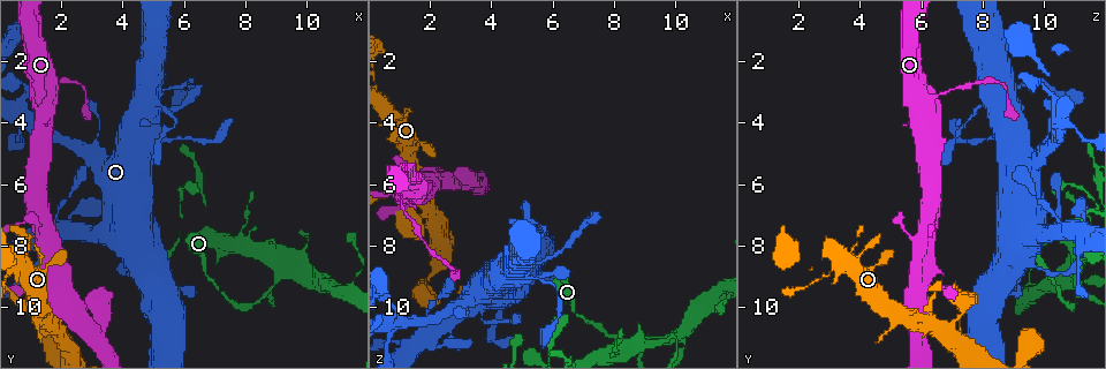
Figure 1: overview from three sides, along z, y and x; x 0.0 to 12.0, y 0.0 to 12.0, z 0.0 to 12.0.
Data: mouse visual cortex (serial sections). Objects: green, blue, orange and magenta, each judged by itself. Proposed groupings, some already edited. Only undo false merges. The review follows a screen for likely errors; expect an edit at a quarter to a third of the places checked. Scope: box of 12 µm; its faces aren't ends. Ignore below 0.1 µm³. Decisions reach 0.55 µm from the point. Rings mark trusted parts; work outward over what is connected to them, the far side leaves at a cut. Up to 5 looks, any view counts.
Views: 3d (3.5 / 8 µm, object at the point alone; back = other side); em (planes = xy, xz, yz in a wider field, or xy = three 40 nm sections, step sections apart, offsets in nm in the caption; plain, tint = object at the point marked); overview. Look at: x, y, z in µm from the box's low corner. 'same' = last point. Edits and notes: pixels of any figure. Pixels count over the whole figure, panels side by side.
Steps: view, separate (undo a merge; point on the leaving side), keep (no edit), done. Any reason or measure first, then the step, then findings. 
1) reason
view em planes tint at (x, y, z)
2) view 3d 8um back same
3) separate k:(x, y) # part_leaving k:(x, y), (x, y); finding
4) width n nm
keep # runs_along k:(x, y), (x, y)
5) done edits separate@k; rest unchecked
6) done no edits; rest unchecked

thin neck
view 3d 8um at (9.1, 9.0, 11.0)

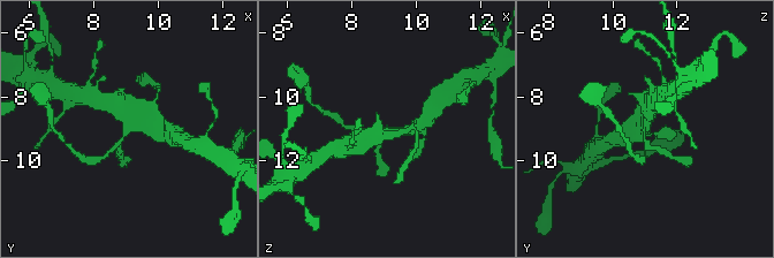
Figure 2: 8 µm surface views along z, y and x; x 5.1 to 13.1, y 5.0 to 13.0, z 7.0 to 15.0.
view em xy step 2 tint at (9.1, 9.1, 11.0)

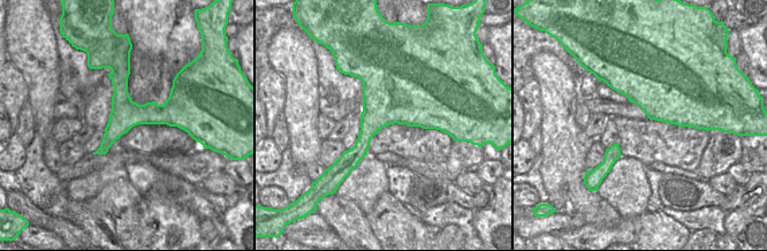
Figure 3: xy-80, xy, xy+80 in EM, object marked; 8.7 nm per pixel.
keep # runs_along 2:(107, 154), (137, 123), (158, 127); one cell here

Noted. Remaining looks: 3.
view 3d 3.5um at (5.8, 4.0, 7.5)

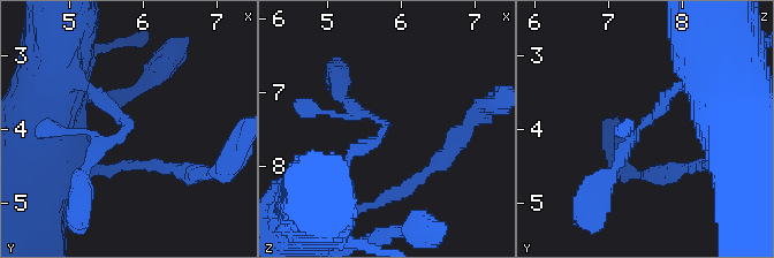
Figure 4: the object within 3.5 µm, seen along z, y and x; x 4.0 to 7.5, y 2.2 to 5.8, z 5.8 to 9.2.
view em xy step 1 plain at (5.75, 4.05, 7.45)

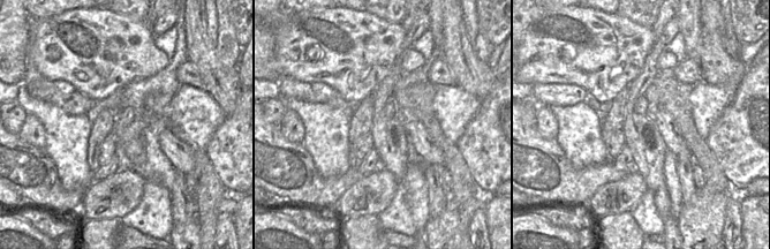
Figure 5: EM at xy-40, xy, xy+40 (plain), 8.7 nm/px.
view em xy step 1 tint same

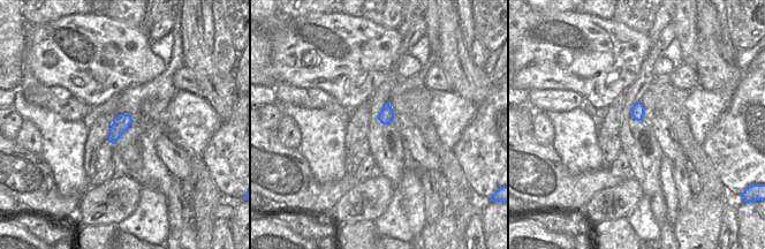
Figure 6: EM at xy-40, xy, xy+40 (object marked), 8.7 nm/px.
keep # runs_along 4:(680, 86), (638, 129), (604, 182); one cell here

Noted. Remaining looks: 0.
done no edits; rest unchecked

